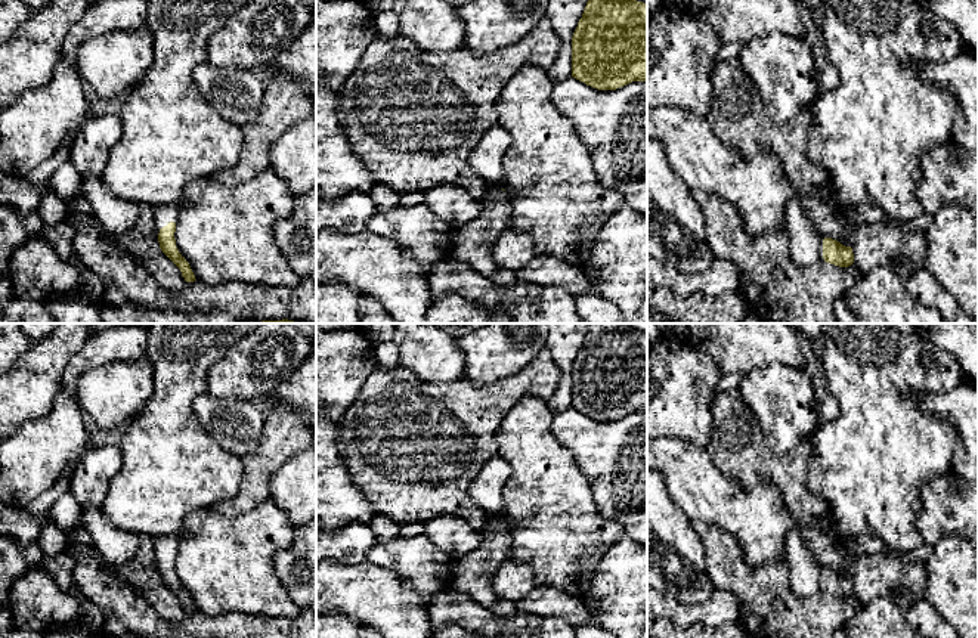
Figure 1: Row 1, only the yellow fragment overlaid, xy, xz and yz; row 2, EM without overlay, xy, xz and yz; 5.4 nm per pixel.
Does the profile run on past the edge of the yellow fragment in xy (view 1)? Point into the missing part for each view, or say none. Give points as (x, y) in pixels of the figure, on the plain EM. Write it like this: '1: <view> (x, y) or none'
1: xy (163, 545)

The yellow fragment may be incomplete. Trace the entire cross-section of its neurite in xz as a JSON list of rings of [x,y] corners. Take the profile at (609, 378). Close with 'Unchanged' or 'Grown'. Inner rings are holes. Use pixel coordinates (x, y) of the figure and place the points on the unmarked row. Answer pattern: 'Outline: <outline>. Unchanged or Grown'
Outline: [[[589,323],[572,368],[572,408],[598,421],[647,412],[647,334],[623,323]]]. Unchanged

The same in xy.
Outline: [[[177,536],[154,538],[154,552],[161,582],[180,600],[186,613],[194,613],[195,606],[176,577],[174,563],[179,549]]]. Grown

